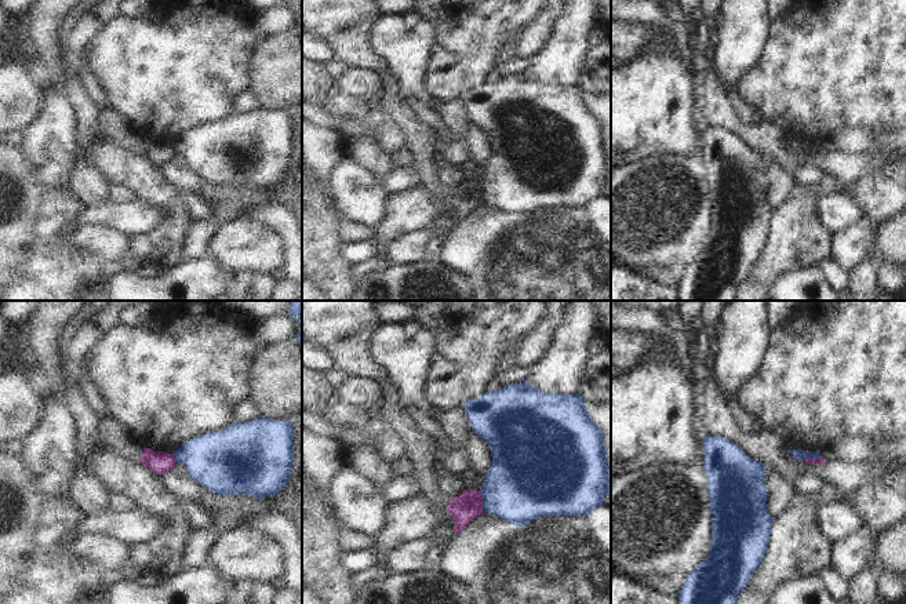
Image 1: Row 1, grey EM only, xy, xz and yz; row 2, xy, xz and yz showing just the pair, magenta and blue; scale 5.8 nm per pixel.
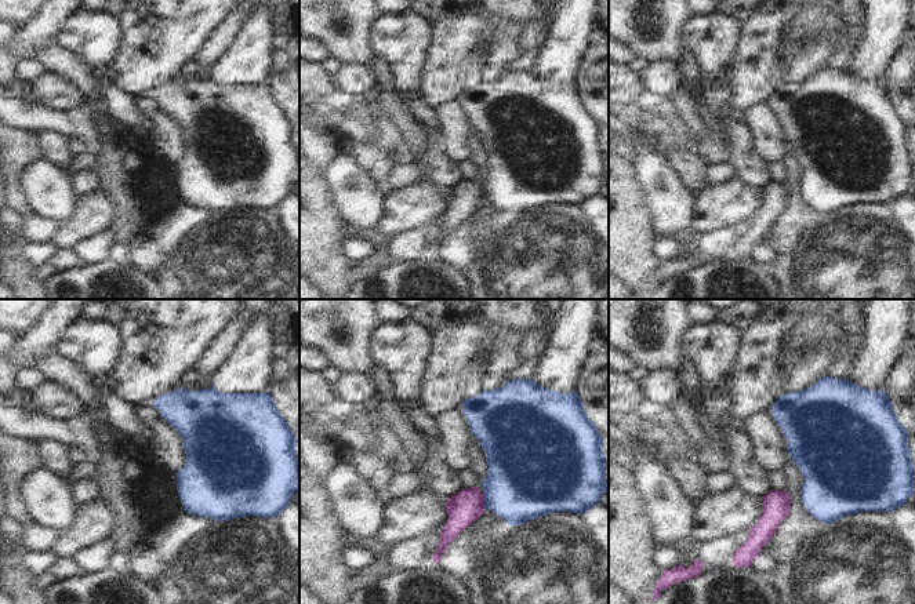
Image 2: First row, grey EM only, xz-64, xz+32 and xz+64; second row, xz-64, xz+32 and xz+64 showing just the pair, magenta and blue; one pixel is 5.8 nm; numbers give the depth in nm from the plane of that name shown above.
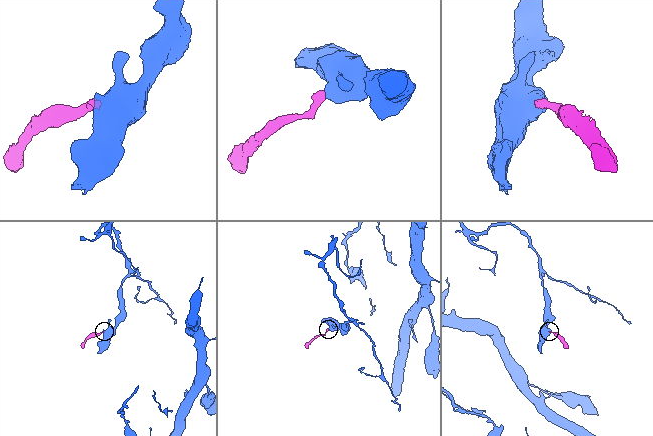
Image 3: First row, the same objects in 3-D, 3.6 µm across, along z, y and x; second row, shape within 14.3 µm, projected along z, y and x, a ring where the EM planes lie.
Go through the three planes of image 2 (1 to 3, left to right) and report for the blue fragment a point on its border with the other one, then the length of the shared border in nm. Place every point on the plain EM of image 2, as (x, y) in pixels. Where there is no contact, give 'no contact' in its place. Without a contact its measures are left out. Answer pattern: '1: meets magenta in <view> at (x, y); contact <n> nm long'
1: no contact
2: meets magenta in xz+32 at (482, 192); contact 80 nm long
3: no contact

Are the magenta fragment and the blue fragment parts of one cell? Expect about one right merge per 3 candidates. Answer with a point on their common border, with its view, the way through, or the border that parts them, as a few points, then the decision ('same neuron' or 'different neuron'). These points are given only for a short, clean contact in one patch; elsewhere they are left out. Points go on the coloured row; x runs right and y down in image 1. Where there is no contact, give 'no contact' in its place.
contact xz (481, 501); border xz (479, 491), (483, 499), (483, 509); different neuron

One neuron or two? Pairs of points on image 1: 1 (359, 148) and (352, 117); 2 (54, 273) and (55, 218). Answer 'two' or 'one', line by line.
1: two
2: one

